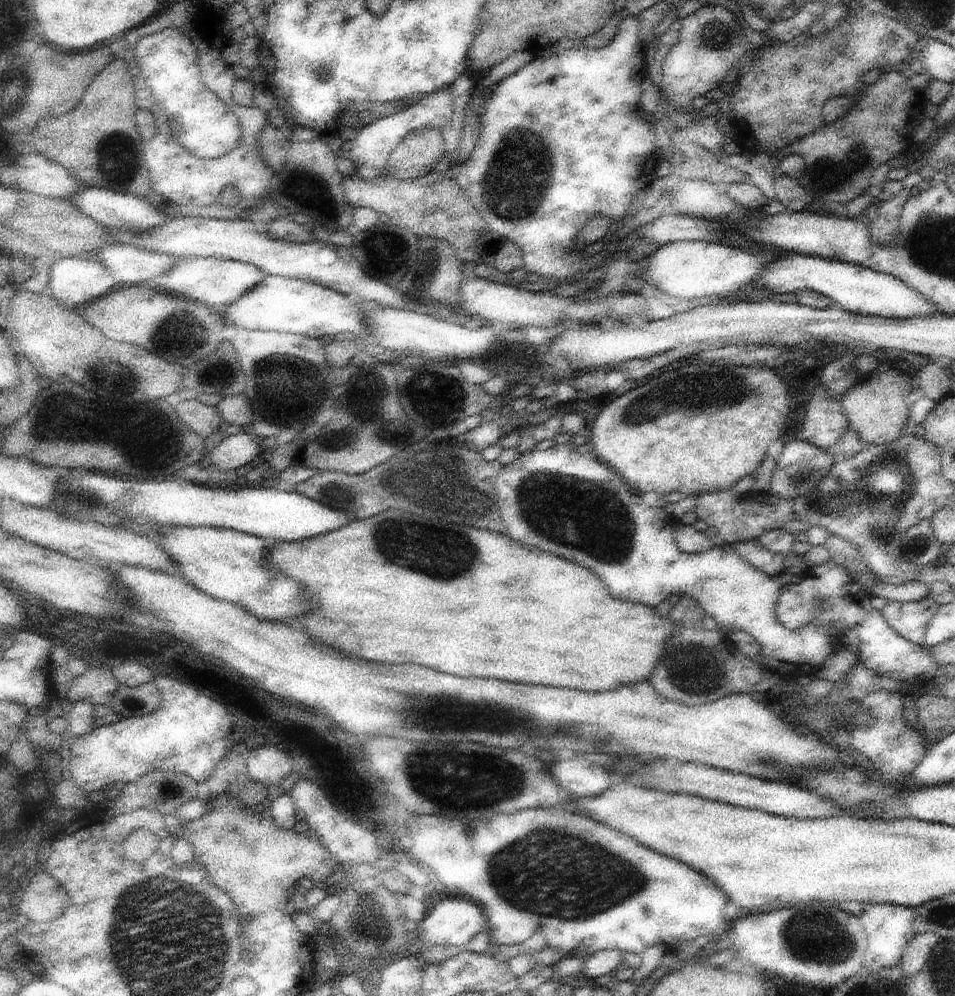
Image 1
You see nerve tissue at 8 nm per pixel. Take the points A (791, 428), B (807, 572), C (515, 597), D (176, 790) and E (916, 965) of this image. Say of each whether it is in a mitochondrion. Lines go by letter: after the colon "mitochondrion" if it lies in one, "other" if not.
A: other
B: other
C: other
D: mitochondrion
E: other

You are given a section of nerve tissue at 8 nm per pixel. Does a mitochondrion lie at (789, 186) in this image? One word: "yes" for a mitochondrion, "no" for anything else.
no

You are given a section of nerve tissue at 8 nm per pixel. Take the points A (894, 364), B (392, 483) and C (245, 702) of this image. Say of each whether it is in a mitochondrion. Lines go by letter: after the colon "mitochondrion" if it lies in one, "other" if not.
A: other
B: mitochondrion
C: other

